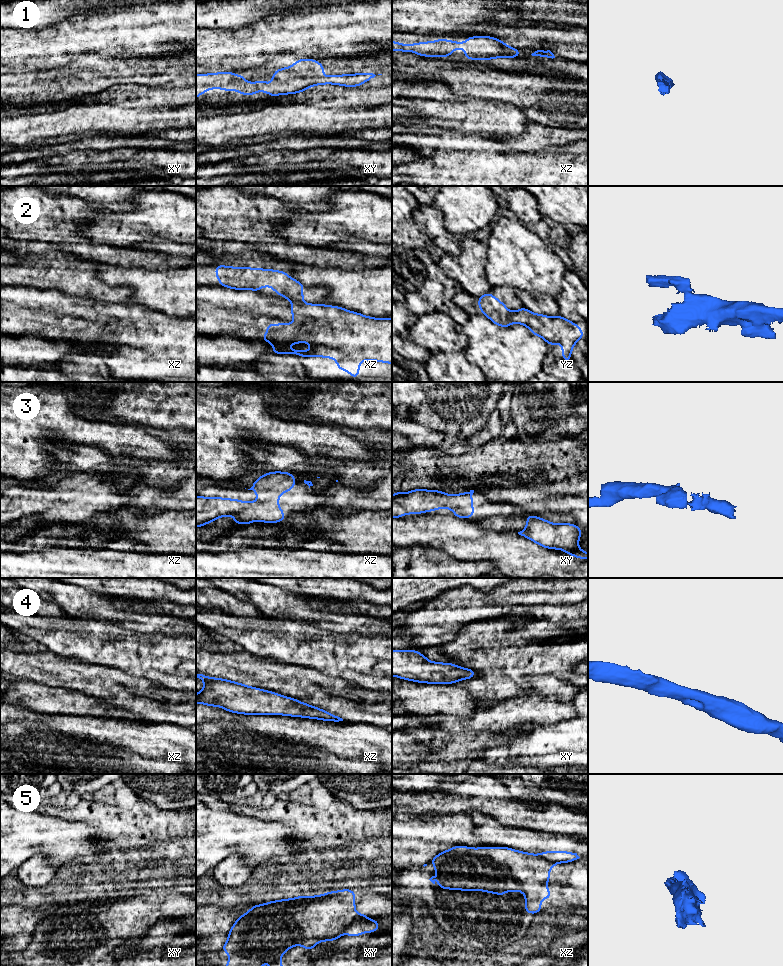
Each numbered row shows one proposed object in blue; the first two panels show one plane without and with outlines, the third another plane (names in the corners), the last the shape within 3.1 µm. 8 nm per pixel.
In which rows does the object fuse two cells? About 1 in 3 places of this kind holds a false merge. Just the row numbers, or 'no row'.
2, 5

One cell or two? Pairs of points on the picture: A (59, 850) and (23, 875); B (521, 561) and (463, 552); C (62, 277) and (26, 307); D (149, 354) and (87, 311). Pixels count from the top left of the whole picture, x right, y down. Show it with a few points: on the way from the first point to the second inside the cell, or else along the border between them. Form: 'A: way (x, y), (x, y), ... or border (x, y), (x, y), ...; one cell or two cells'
A: border (23, 862), (34, 857), (44, 857), (57, 868); two cells
B: way (507, 552), (477, 552); one cell
C: border (27, 286), (40, 289), (56, 289), (59, 291); two cells
D: way (134, 339), (118, 323), (102, 321); one cell

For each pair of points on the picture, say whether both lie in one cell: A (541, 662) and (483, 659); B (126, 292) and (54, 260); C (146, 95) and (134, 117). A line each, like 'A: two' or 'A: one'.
A: one
B: one
C: two

